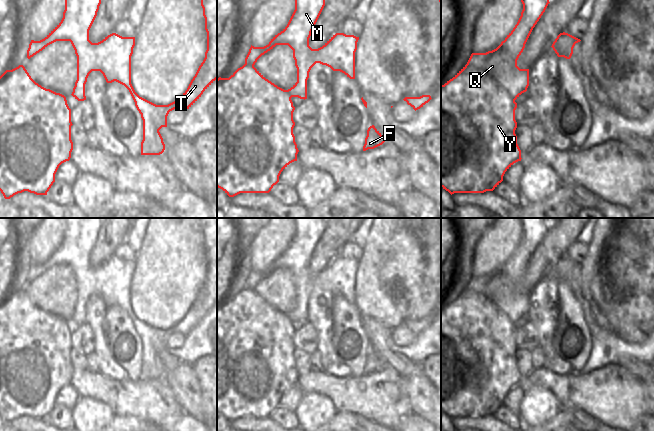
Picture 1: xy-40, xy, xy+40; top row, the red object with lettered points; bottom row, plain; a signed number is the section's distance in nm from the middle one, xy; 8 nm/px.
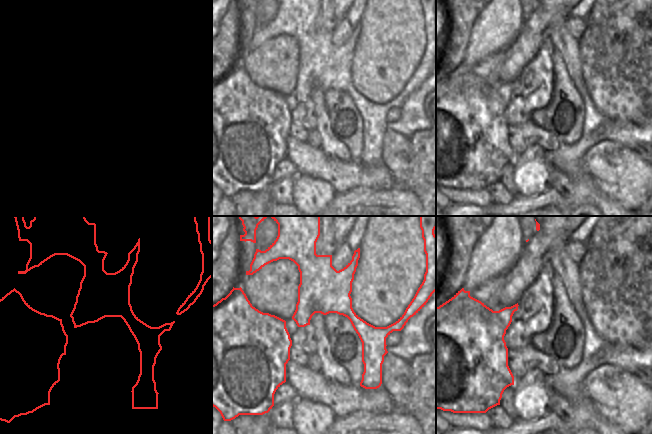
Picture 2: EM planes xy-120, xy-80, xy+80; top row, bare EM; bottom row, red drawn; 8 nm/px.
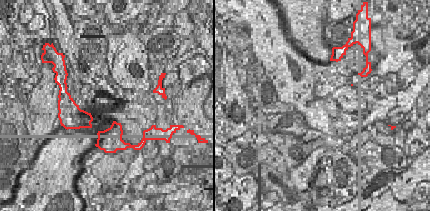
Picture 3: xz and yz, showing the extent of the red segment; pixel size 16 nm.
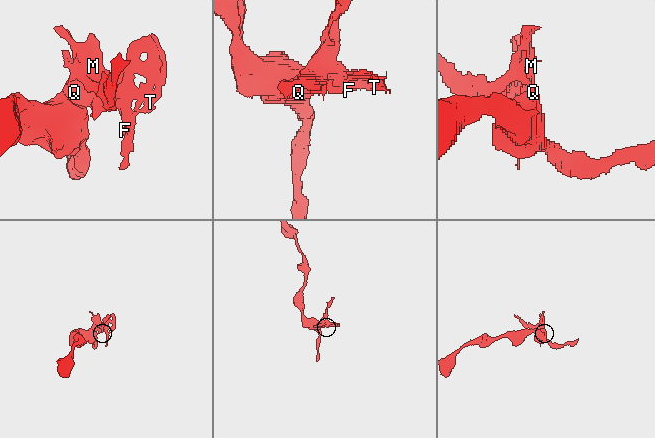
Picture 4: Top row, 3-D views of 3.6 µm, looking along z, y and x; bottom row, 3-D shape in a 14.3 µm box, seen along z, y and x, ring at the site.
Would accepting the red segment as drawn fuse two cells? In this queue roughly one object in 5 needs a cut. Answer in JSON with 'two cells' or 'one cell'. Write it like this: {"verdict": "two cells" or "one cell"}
{"verdict": "one cell"}

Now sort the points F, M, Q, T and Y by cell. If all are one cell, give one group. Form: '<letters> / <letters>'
F M Q T Y

